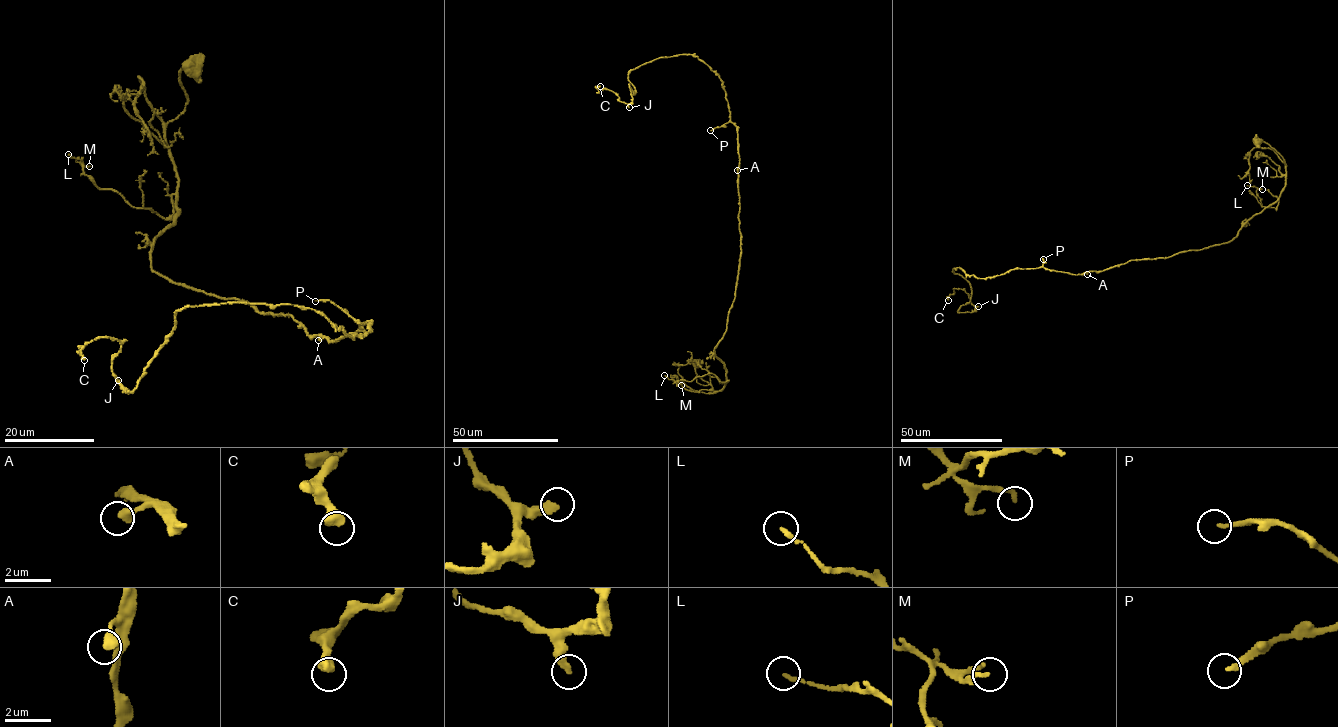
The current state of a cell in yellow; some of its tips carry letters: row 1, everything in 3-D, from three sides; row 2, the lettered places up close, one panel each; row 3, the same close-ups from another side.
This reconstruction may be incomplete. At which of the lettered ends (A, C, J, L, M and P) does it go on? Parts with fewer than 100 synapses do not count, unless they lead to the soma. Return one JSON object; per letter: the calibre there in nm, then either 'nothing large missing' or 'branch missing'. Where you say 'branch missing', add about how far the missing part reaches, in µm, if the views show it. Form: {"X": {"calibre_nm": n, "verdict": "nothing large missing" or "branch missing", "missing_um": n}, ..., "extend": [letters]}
{"A": {"calibre_nm": 400, "verdict": "nothing large missing"}, "C": {"calibre_nm": 480, "verdict": "nothing large missing"}, "J": {"calibre_nm": 360, "verdict": "nothing large missing"}, "L": {"calibre_nm": 170, "verdict": "nothing large missing"}, "M": {"calibre_nm": 190, "verdict": "nothing large missing"}, "P": {"calibre_nm": 160, "verdict": "branch missing", "missing_um": 200}, "extend": ["P"]}

